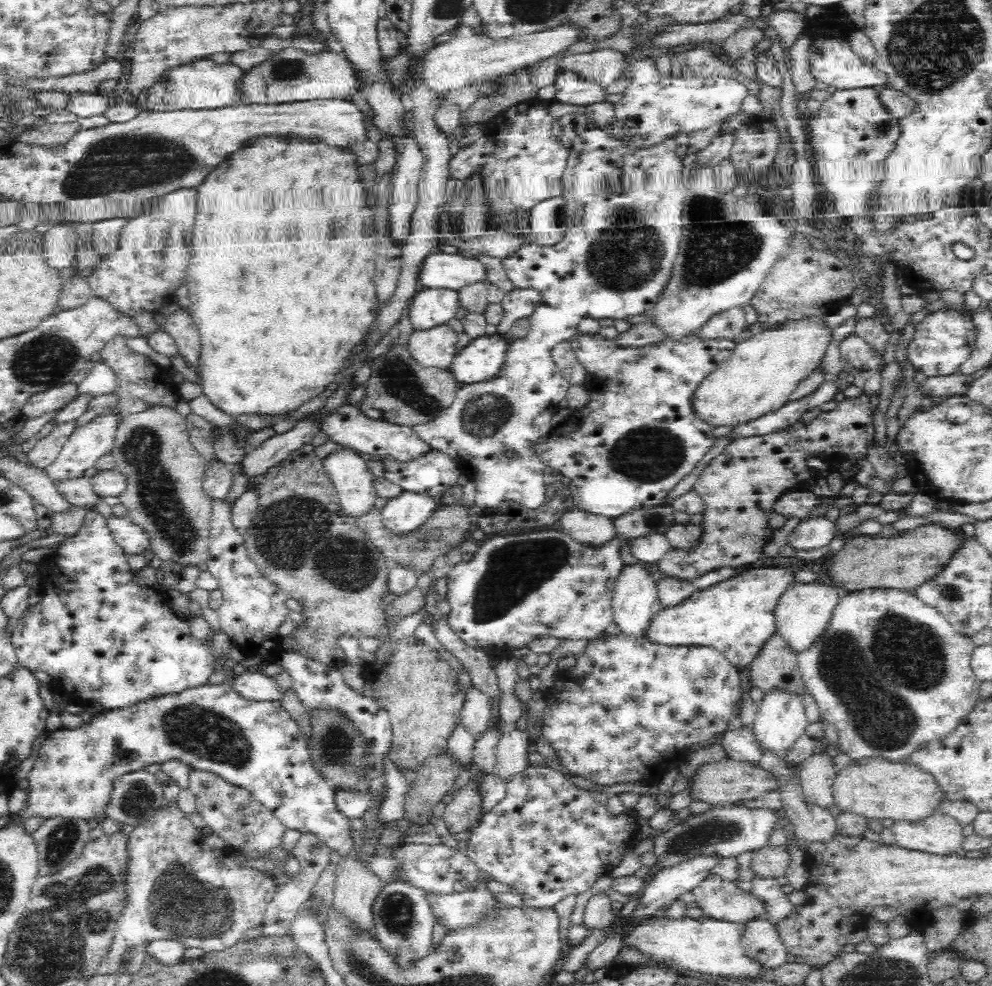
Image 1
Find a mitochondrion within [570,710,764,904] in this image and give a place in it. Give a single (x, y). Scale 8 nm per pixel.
(711, 830)

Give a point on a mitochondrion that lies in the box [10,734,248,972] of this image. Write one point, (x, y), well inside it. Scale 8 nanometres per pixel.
(181, 902)

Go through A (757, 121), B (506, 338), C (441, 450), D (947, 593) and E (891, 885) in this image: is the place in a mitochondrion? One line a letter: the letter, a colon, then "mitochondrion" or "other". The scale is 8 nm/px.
A: other
B: other
C: other
D: mitochondrion
E: other

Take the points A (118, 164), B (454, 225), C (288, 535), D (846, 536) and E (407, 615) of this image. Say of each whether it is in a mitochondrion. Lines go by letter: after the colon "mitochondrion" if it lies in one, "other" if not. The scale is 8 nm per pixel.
A: mitochondrion
B: other
C: mitochondrion
D: other
E: other

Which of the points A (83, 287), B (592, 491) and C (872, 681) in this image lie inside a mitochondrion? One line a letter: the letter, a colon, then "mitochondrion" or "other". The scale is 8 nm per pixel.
A: other
B: other
C: mitochondrion

